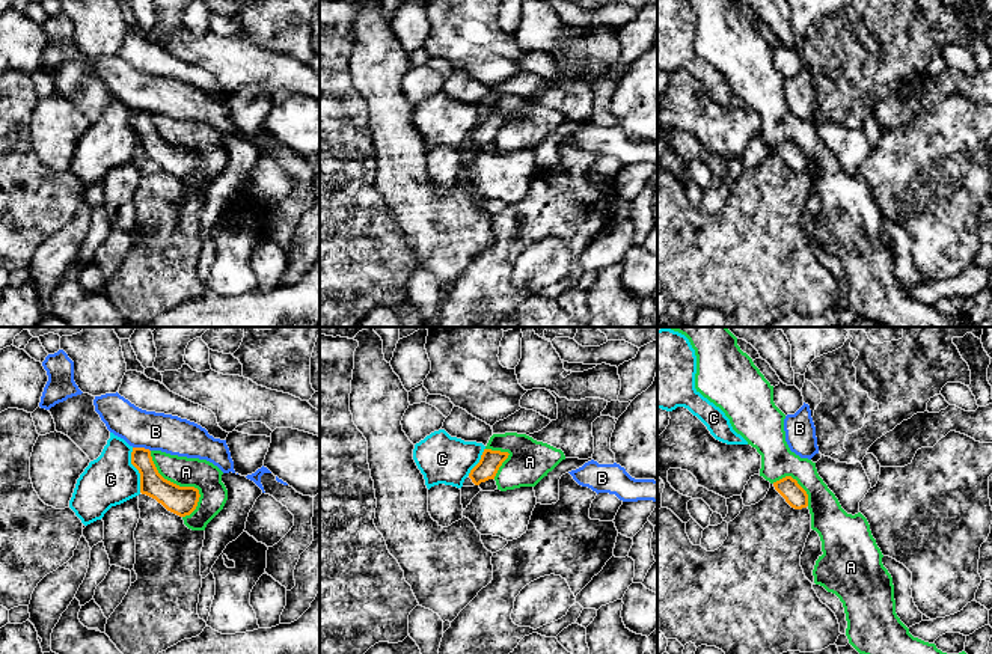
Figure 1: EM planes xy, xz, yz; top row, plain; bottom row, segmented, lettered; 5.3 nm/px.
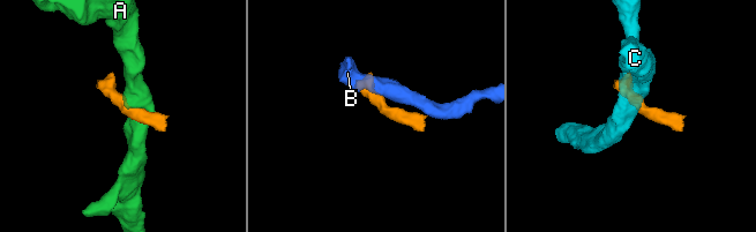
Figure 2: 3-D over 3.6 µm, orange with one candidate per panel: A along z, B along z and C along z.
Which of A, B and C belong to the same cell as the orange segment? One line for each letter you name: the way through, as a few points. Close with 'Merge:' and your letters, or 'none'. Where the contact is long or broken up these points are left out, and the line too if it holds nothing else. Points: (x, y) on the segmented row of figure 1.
Merge: none

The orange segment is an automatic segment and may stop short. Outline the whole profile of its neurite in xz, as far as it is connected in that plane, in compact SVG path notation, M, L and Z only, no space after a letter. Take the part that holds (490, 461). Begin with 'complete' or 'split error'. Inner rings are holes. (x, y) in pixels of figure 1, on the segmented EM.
complete | M484 449L479 463L470 470L469 478L475 485L494 479L499 467L508 455L508 452Z

